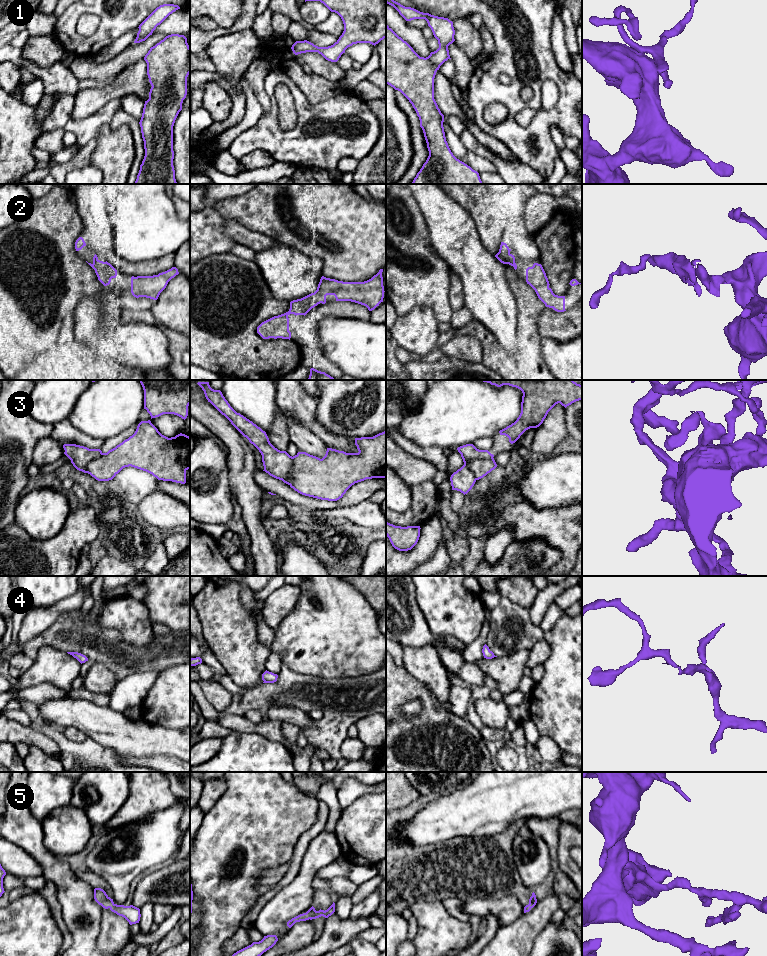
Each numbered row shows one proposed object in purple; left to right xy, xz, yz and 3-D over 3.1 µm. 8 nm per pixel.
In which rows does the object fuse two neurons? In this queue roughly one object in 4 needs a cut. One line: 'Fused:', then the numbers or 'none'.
Fused: none

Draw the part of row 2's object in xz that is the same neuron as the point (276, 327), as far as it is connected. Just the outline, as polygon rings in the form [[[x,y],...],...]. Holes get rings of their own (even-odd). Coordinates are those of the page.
[[[380,269],[376,275],[364,282],[343,282],[322,276],[314,293],[291,301],[288,312],[262,322],[257,327],[257,333],[263,339],[290,340],[288,316],[290,314],[305,316],[318,304],[325,304],[327,295],[334,295],[336,301],[351,301],[364,305],[369,311],[372,311],[383,302],[385,291],[382,272],[383,269]]]

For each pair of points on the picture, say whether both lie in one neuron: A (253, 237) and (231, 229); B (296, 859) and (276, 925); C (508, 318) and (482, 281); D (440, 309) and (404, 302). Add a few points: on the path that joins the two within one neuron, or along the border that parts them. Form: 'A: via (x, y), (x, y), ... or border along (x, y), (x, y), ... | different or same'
A: via (248, 237), (236, 231) | same
B: border along (302, 862), (298, 874), (272, 898) | different
C: via (501, 309), (487, 295), (486, 290) | same
D: via (432, 300), (413, 299) | same

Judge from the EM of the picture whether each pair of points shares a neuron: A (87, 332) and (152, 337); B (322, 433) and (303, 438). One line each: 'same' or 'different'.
A: same
B: different

